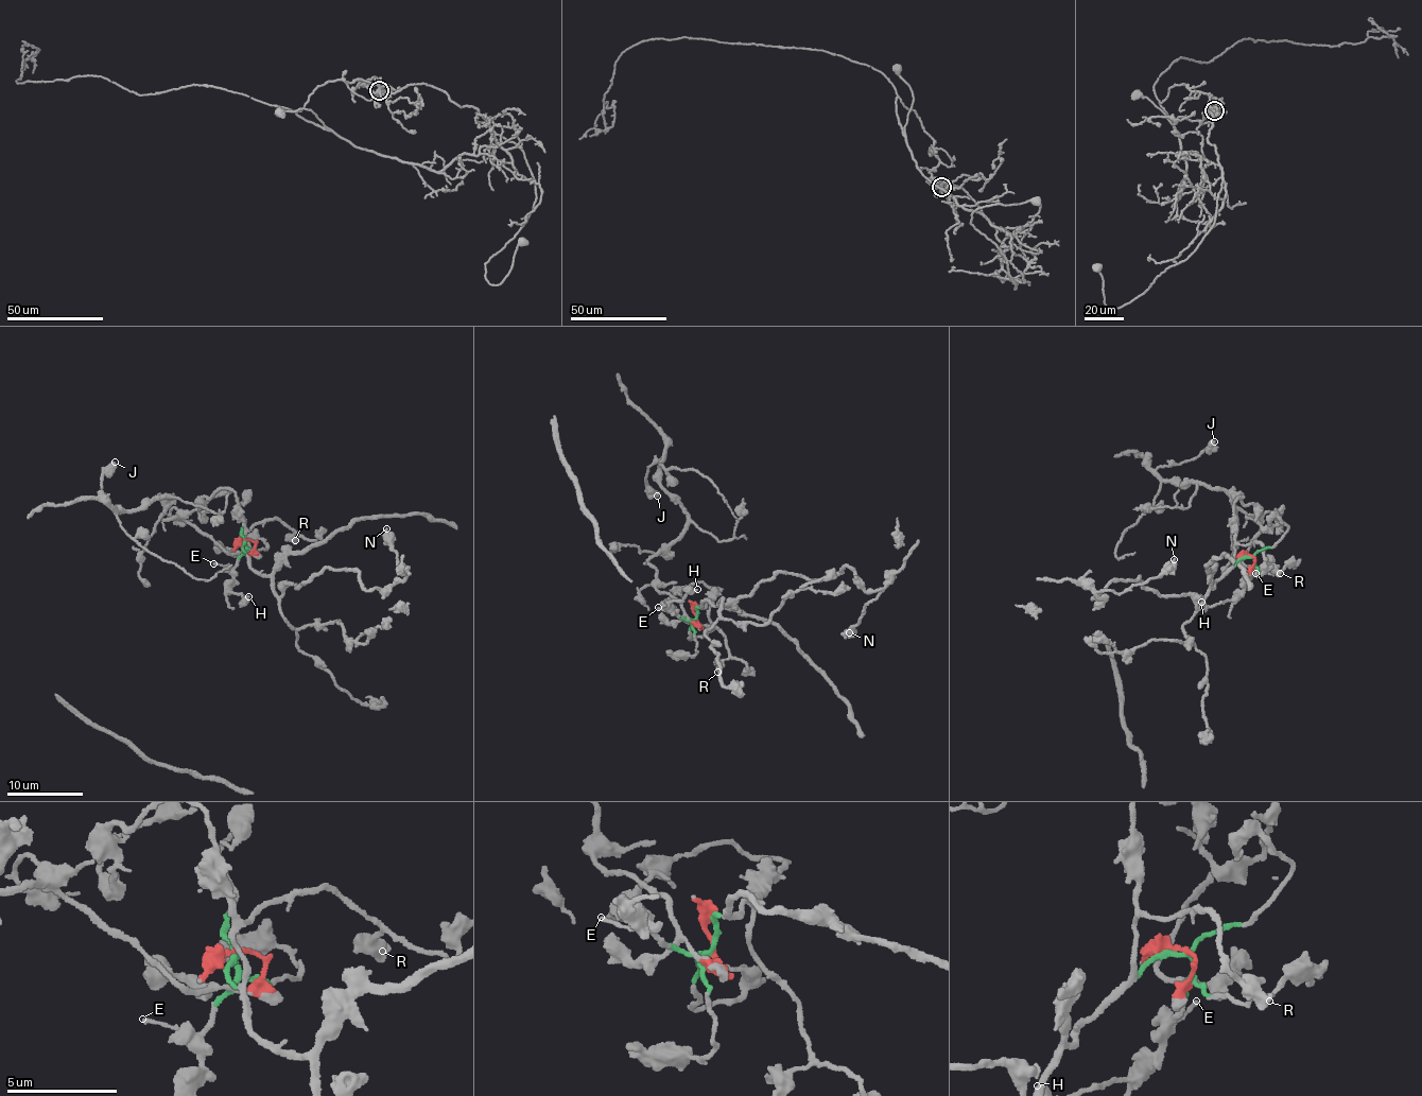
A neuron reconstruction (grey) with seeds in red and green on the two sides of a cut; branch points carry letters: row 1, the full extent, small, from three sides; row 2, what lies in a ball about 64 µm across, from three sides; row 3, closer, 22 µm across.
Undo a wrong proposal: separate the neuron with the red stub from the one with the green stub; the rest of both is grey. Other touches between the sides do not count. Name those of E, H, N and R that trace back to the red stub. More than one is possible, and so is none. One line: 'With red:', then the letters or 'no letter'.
With red: no letter

